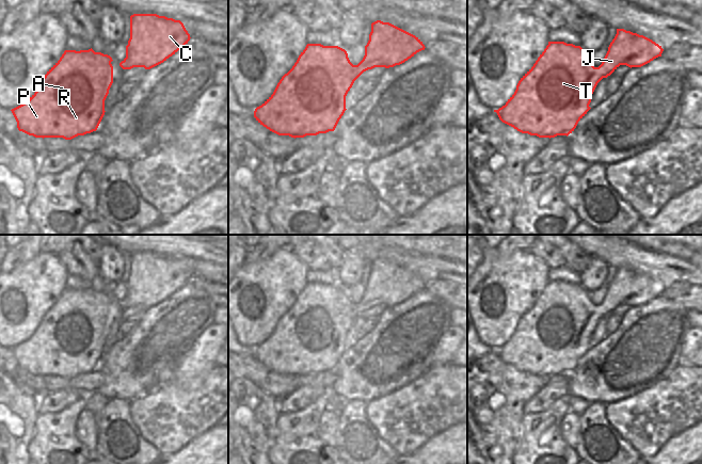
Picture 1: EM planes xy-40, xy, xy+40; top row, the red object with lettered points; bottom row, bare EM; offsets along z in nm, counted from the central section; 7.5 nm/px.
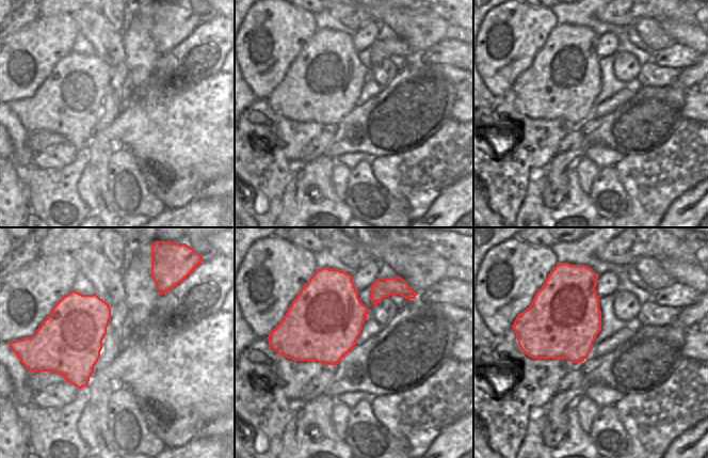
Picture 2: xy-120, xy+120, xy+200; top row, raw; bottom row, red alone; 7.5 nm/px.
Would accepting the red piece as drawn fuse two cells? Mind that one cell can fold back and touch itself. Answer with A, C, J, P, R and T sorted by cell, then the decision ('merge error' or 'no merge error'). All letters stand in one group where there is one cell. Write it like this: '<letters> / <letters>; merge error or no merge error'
A C J P R T; no merge error

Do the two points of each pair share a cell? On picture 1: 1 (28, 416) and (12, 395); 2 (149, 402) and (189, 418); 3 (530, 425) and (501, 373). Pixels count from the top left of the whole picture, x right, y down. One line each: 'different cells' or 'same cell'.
1: same cell
2: same cell
3: different cells

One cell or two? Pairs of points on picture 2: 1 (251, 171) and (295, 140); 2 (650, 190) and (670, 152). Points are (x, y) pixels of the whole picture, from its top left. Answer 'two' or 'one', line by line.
1: one
2: one

